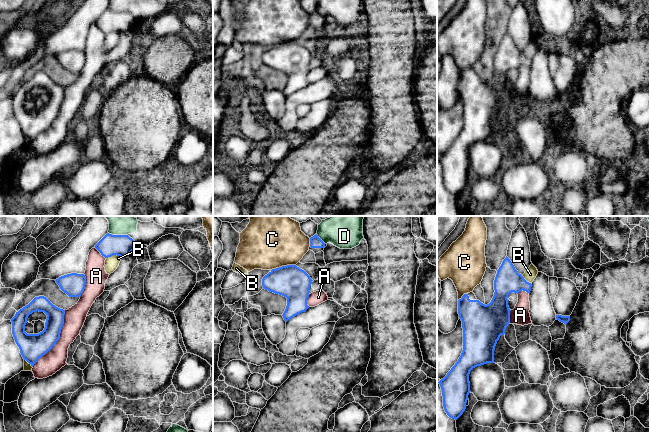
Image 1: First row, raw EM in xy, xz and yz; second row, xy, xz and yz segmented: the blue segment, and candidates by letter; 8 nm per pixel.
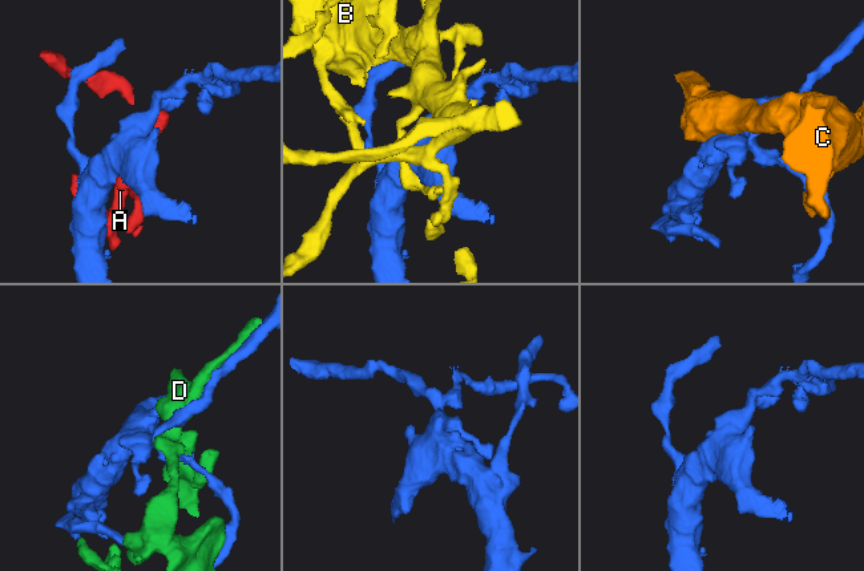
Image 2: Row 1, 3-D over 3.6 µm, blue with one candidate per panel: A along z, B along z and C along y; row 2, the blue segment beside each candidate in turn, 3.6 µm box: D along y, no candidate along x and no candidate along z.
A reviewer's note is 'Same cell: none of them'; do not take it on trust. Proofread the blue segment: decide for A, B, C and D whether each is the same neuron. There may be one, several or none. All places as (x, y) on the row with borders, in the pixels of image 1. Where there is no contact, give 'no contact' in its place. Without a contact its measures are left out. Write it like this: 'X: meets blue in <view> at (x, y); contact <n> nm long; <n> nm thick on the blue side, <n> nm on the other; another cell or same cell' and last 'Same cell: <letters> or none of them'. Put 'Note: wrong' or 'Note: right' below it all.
A: meets blue in xy at (58, 339); contact 550 nm long; 200 nm thick on the blue side, 170 nm on the other; another cell
B: meets blue in xy at (113, 254); contact 130 nm long; 180 nm thick on the blue side, 110 nm on the other; another cell
C: meets blue in xz at (283, 266); contact 200 nm long; 260 nm thick on the blue side, 460 nm on the other; another cell
D: meets blue in xy at (118, 235); contact 160 nm long; 180 nm thick on the blue side, 200 nm on the other; another cell
Same cell: none of them
Note: right

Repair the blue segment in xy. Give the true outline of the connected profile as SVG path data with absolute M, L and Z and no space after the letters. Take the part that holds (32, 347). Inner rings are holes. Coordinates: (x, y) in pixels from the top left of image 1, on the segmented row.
M35 297L28 305L16 312L11 319L12 334L20 353L32 367L60 338L64 324L65 310L53 305L46 297ZM33 312L44 312L47 315L45 328L38 334L27 334L25 325Z

